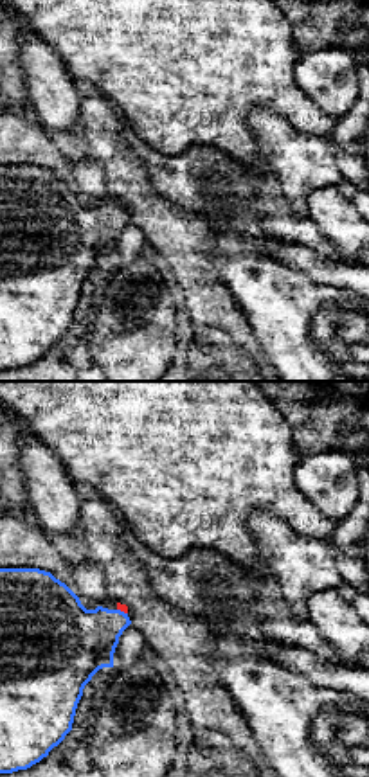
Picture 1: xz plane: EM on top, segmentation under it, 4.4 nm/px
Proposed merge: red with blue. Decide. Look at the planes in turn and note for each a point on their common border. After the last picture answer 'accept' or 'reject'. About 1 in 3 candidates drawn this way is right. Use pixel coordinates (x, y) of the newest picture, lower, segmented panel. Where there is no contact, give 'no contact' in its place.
contact (123, 610)

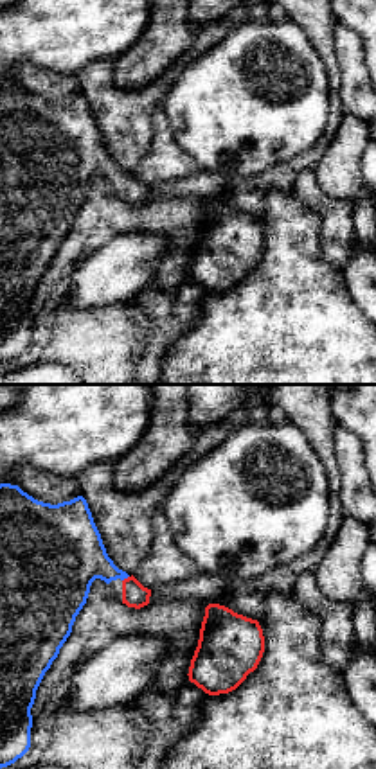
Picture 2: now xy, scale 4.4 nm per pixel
contact (125, 579)

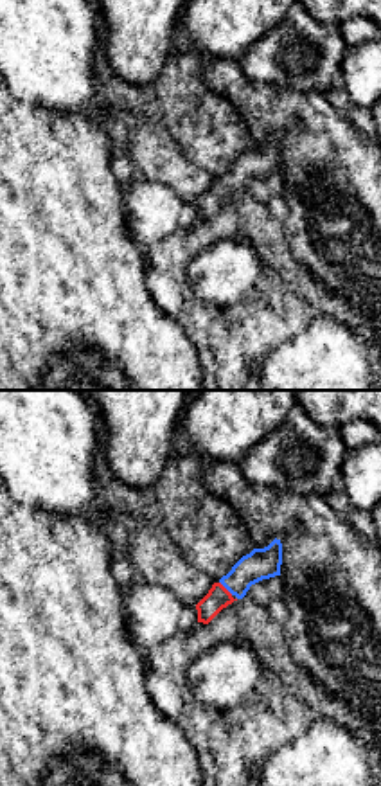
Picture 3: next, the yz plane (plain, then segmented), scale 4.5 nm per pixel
contact (225, 589)

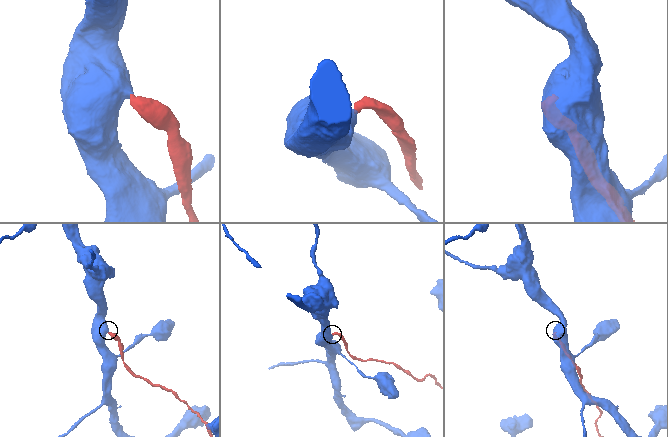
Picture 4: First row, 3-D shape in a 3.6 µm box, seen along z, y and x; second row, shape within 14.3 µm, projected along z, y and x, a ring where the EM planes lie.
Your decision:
accept

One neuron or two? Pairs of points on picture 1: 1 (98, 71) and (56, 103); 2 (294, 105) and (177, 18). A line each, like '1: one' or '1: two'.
1: two
2: one

